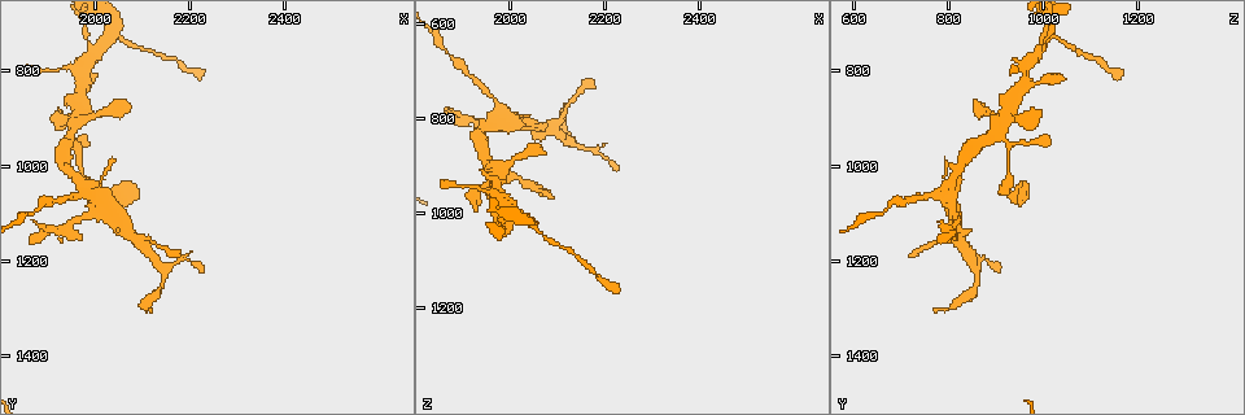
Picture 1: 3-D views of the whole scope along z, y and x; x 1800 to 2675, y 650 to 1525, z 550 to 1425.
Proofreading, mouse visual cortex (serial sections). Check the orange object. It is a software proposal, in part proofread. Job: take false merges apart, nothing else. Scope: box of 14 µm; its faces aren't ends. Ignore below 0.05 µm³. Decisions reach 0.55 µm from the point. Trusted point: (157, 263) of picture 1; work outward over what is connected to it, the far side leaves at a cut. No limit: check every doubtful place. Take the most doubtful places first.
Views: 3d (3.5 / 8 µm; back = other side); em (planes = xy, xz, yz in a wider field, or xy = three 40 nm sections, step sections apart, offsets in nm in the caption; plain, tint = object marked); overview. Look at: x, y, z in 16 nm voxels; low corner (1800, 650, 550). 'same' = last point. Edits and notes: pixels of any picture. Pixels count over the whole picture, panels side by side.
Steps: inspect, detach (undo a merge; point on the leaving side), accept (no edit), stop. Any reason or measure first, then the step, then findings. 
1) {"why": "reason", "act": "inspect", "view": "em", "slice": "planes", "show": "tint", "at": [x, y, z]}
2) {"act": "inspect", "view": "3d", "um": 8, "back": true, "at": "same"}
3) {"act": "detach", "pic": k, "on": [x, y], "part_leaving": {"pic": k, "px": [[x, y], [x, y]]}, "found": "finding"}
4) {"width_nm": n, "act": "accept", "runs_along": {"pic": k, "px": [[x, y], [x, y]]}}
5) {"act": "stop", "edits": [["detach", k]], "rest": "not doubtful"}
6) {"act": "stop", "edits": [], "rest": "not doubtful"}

{"why": "thick turns thin", "act": "inspect", "view": "3d", "um": 3.5, "at": [2015, 1065, 805]}

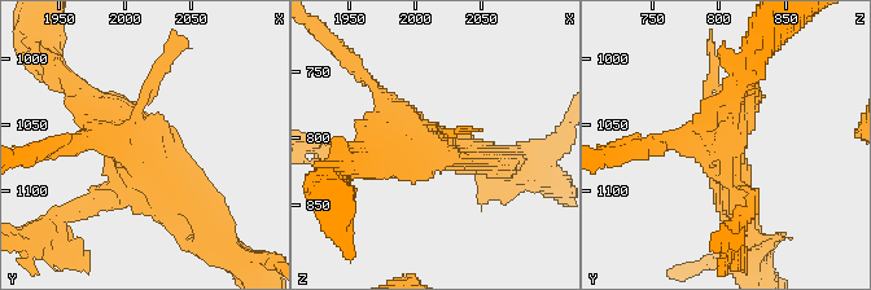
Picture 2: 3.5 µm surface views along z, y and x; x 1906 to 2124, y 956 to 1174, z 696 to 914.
{"act": "inspect", "view": "em", "slice": "xy", "step": 5, "show": "tint", "at": [2012, 1062, 804]}

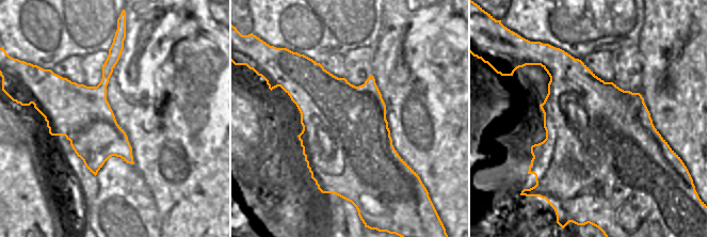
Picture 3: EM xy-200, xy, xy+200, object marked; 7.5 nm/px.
{"act": "accept", "runs_along": {"pic": 2, "px": [[192, 209], [152, 153], [73, 86]]}, "found": "all the same cell"}

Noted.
{"act": "inspect", "view": "3d", "um": 3.5, "at": [1940, 935, 875]}

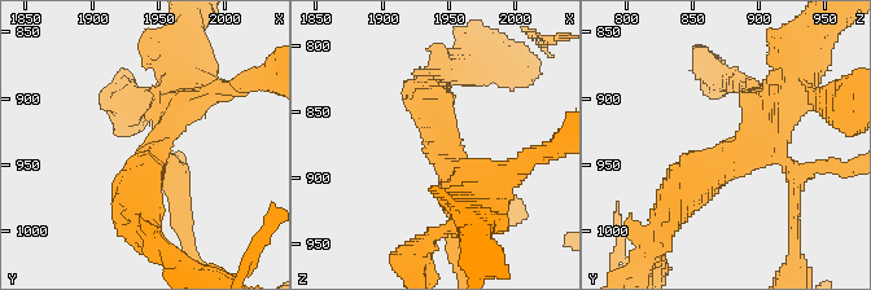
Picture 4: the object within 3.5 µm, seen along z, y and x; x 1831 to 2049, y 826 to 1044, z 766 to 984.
{"arms": 3, "arm_widths_nm": [150, 400, 500], "why": "shape alone is not enough", "act": "inspect", "view": "em", "slice": "xy", "step": 1, "show": "tint", "at": [1942, 940, 880]}

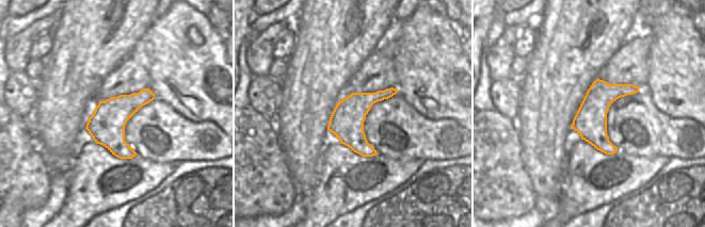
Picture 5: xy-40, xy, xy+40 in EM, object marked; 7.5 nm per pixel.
{"act": "accept", "runs_along": {"pic": 4, "px": [[674, 206], [783, 87]]}, "found": "all the same cell"}

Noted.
{"why": "three arms meet", "act": "inspect", "view": "3d", "um": 3.5, "back": true, "at": [1965, 955, 930]}

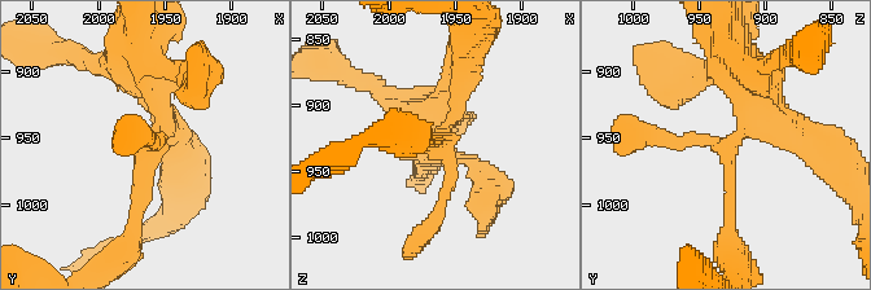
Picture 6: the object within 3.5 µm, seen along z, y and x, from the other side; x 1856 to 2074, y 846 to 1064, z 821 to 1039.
{"arms": 3, "arm_widths_nm": [150, 150, 200], "why": "need the tissue", "act": "inspect", "view": "em", "slice": "planes", "show": "tint", "at": [1962, 954, 926]}

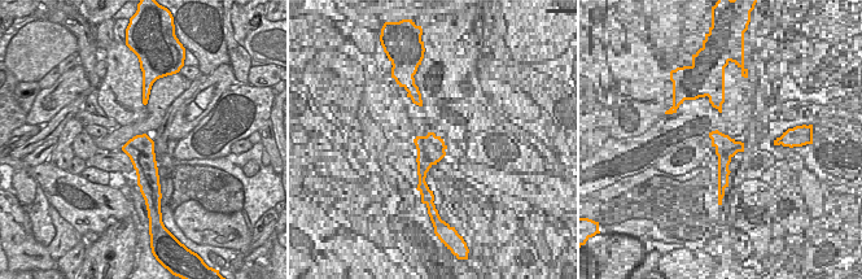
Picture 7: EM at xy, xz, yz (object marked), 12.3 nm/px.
{"act": "inspect", "view": "em", "slice": "xy", "step": 2, "show": "tint", "at": "same"}

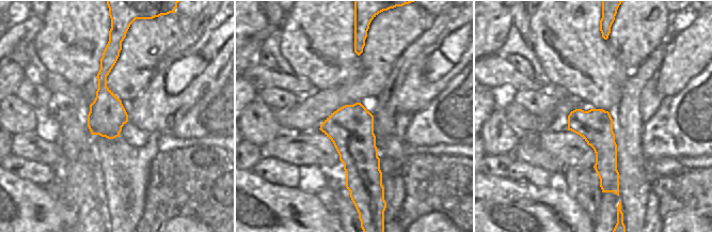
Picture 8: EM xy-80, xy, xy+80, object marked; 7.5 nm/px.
{"act": "accept", "runs_along": {"pic": 6, "px": [[793, 132], [730, 144], [727, 228]]}, "found": "one cell here"}

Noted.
{"why": "sudden change in width", "act": "inspect", "view": "3d", "um": 8, "at": [1975, 1055, 770]}

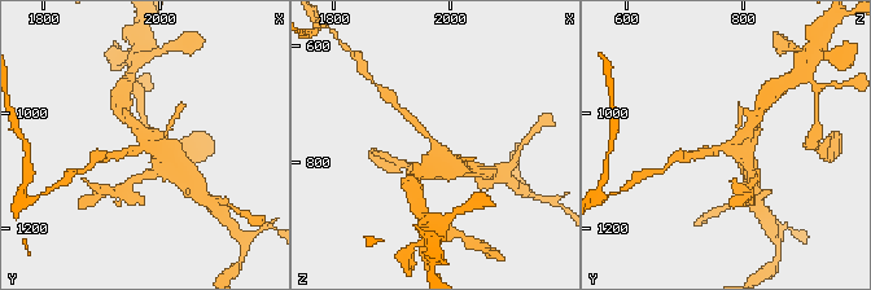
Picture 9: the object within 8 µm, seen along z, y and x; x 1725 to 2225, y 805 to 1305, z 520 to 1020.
{"why": "zoom in", "act": "inspect", "view": "3d", "um": 3.5, "back": true, "at": [1975, 1065, 765]}

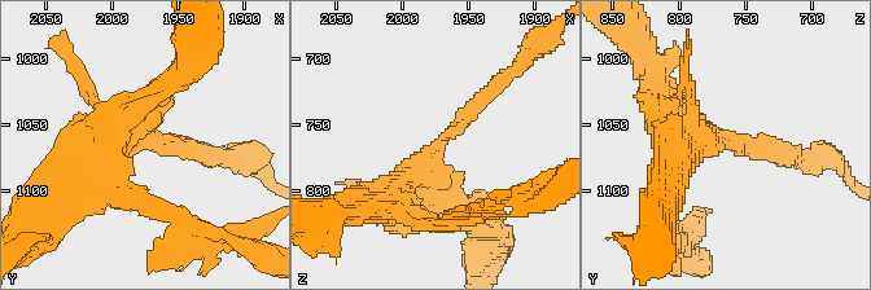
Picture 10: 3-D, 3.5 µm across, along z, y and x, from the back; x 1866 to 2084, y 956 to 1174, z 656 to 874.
{"act": "inspect", "view": "em", "slice": "xy", "step": 3, "show": "tint", "at": [1974, 1060, 768]}

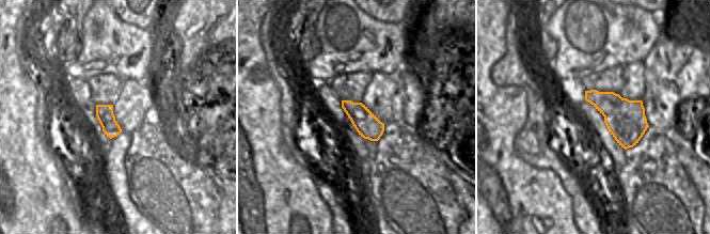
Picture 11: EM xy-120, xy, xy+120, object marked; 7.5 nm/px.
{"act": "detach", "pic": 10, "on": [487, 89], "found": "two cells meet here"}

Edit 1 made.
{"act": "stop", "edits": [["detach", 10]], "rest": "not doubtful"}

